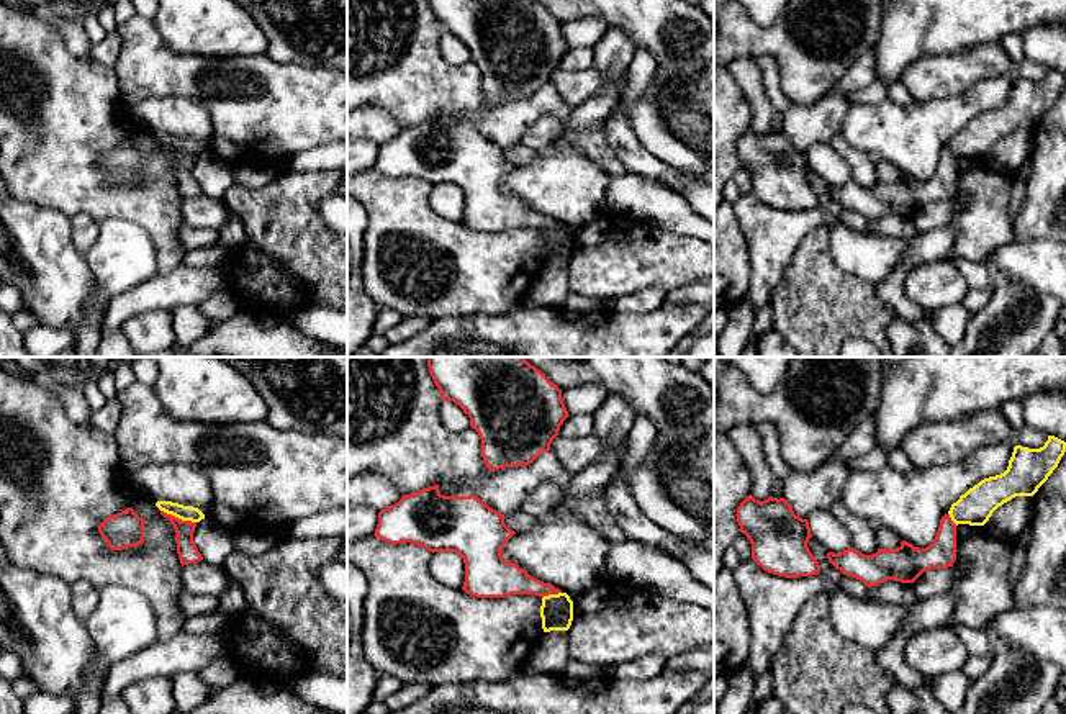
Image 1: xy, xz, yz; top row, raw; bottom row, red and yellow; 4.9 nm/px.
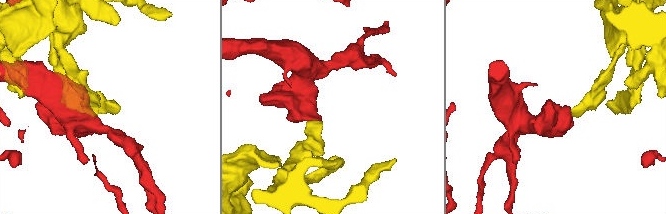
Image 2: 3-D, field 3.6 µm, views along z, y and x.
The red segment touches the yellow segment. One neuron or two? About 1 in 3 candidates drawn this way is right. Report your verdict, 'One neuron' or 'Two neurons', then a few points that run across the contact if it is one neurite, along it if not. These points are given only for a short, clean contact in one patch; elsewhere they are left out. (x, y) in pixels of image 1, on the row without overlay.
Two neurons. Line: xy (159, 141), (195, 156)

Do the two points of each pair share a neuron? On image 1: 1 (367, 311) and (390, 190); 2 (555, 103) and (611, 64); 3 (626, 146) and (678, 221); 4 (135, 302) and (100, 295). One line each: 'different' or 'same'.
1: different
2: different
3: different
4: different

